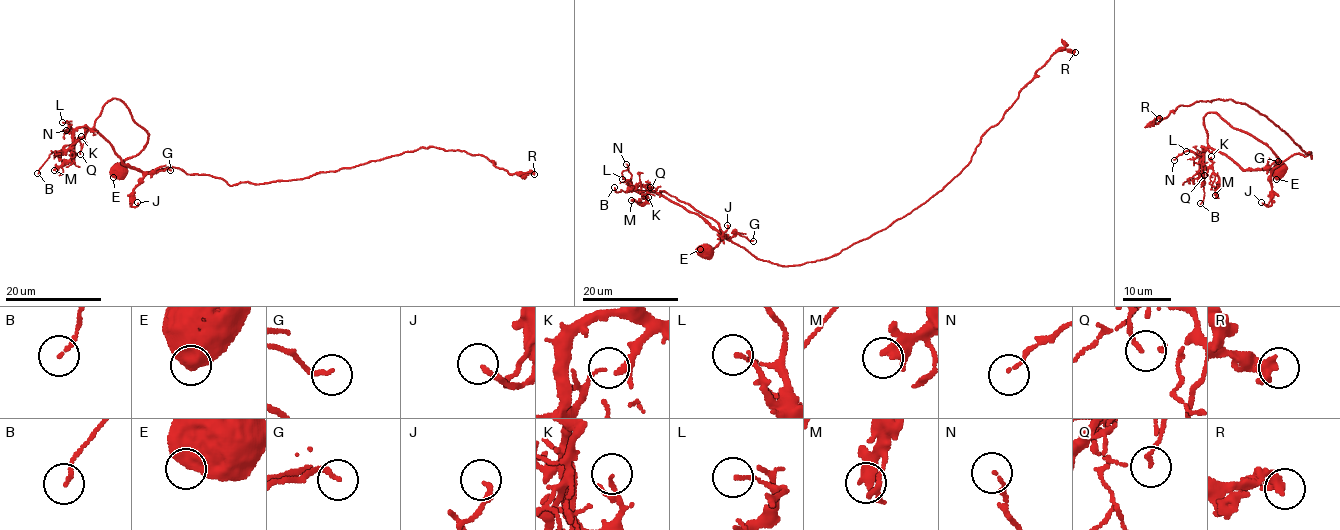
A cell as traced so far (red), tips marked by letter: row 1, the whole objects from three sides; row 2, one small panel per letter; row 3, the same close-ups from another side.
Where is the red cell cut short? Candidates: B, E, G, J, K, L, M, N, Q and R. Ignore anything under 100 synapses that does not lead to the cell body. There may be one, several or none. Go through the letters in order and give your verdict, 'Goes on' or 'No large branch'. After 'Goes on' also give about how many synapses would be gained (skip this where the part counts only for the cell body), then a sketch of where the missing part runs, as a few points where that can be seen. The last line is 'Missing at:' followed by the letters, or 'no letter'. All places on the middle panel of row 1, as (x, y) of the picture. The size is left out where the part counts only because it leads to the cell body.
B: No large branch
E: No large branch
G: No large branch
J: No large branch
K: No large branch
L: No large branch
M: No large branch
N: No large branch
Q: No large branch
R: No large branch
Missing at: no letter

